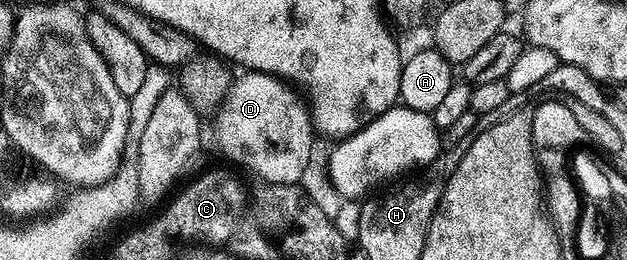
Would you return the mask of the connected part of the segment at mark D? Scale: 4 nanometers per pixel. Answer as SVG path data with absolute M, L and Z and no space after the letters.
M247 71L232 82L222 101L222 111L223 136L219 147L225 158L240 163L263 183L300 182L311 163L313 124L304 100L284 80L260 71Z

